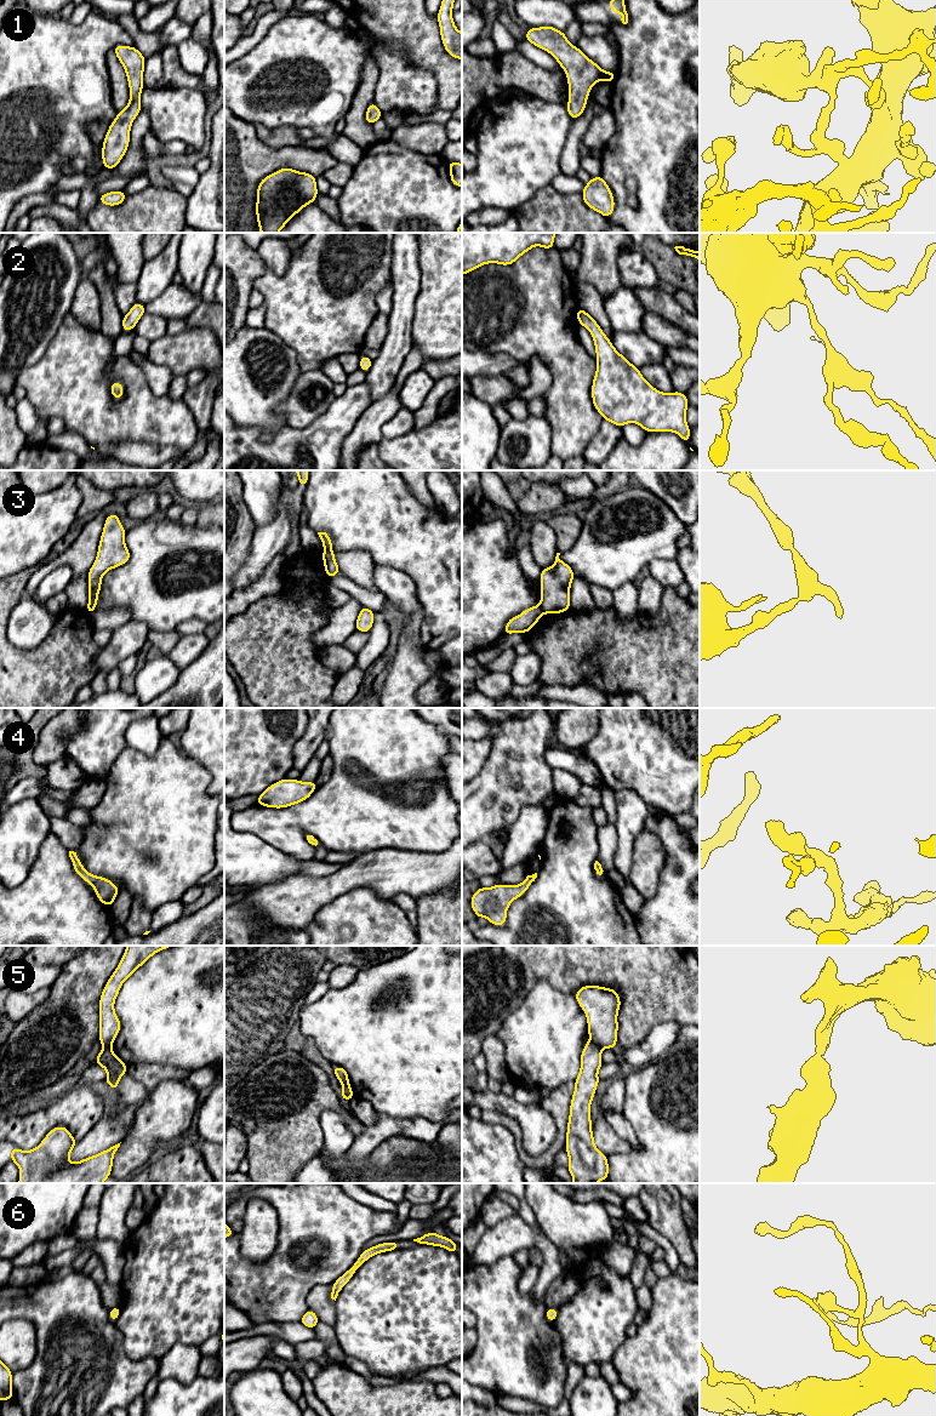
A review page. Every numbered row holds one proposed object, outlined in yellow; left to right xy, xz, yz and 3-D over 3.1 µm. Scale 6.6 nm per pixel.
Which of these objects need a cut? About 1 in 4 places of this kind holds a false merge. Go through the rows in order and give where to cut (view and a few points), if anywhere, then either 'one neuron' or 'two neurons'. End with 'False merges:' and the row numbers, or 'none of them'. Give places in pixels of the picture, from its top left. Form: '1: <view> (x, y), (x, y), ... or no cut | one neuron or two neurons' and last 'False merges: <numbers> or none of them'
1: no cut | one neuron
2: no cut | one neuron
3: xz (324, 549), (331, 551) | two neurons
4: no cut | one neuron
5: yz (589, 1040), (601, 1049) | two neurons
6: no cut | one neuron
False merges: 3, 5

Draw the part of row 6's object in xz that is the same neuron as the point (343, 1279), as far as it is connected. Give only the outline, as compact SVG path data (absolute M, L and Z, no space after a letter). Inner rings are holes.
M387 1241L381 1243L375 1246L371 1246L363 1251L363 1254L358 1257L355 1263L344 1273L342 1274L333 1284L332 1284L332 1292L331 1298L336 1301L338 1294L341 1292L342 1287L353 1278L354 1273L372 1256L381 1252L388 1252L393 1250L400 1249L398 1246L399 1241Z

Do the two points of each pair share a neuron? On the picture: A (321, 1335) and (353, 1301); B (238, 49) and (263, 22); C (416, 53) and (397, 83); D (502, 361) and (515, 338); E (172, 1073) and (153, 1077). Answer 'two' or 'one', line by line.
A: two
B: one
C: two
D: two
E: one

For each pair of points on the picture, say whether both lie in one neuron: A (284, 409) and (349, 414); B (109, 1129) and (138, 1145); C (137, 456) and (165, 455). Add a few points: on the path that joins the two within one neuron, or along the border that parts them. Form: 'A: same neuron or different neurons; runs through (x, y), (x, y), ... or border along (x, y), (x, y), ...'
A: different neurons; border along (336, 397), (319, 416), (304, 427), (300, 427)
B: different neurons; border along (126, 1134), (120, 1141)
C: same neuron; runs through (144, 455), (158, 455)

